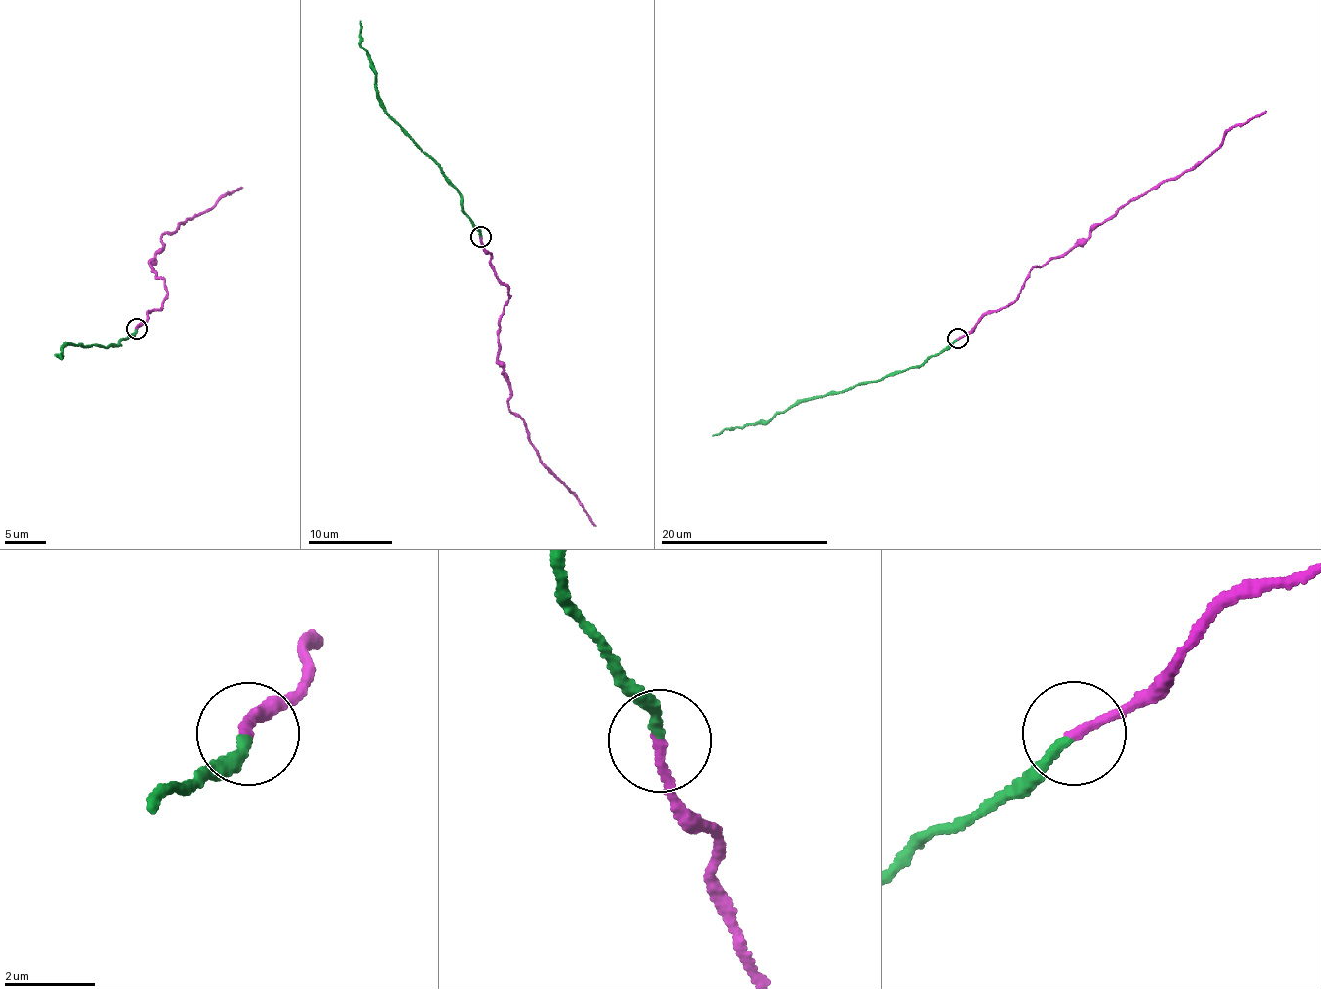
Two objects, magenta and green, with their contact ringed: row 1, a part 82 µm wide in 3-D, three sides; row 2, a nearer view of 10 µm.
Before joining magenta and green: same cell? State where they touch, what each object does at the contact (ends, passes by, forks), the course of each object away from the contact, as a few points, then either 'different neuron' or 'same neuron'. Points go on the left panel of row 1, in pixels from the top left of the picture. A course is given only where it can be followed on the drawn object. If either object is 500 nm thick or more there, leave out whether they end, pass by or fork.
at (137, 329); magenta ends there; green ends there; magenta runs (136, 328), (167, 293), (149, 266), (162, 235), (243, 188); green runs (136, 330), (118, 344), (110, 342), (105, 348), (68, 342), (62, 357), (56, 357), (62, 354), (61, 359); different neuron

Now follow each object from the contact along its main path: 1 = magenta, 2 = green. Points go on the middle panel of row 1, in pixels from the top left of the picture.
1: (480, 236), (509, 298), (500, 324), (497, 356), (510, 411), (521, 417), (544, 464), (597, 525)
2: (481, 236), (438, 166), (420, 152), (386, 112), (373, 68), (361, 42), (360, 21)

